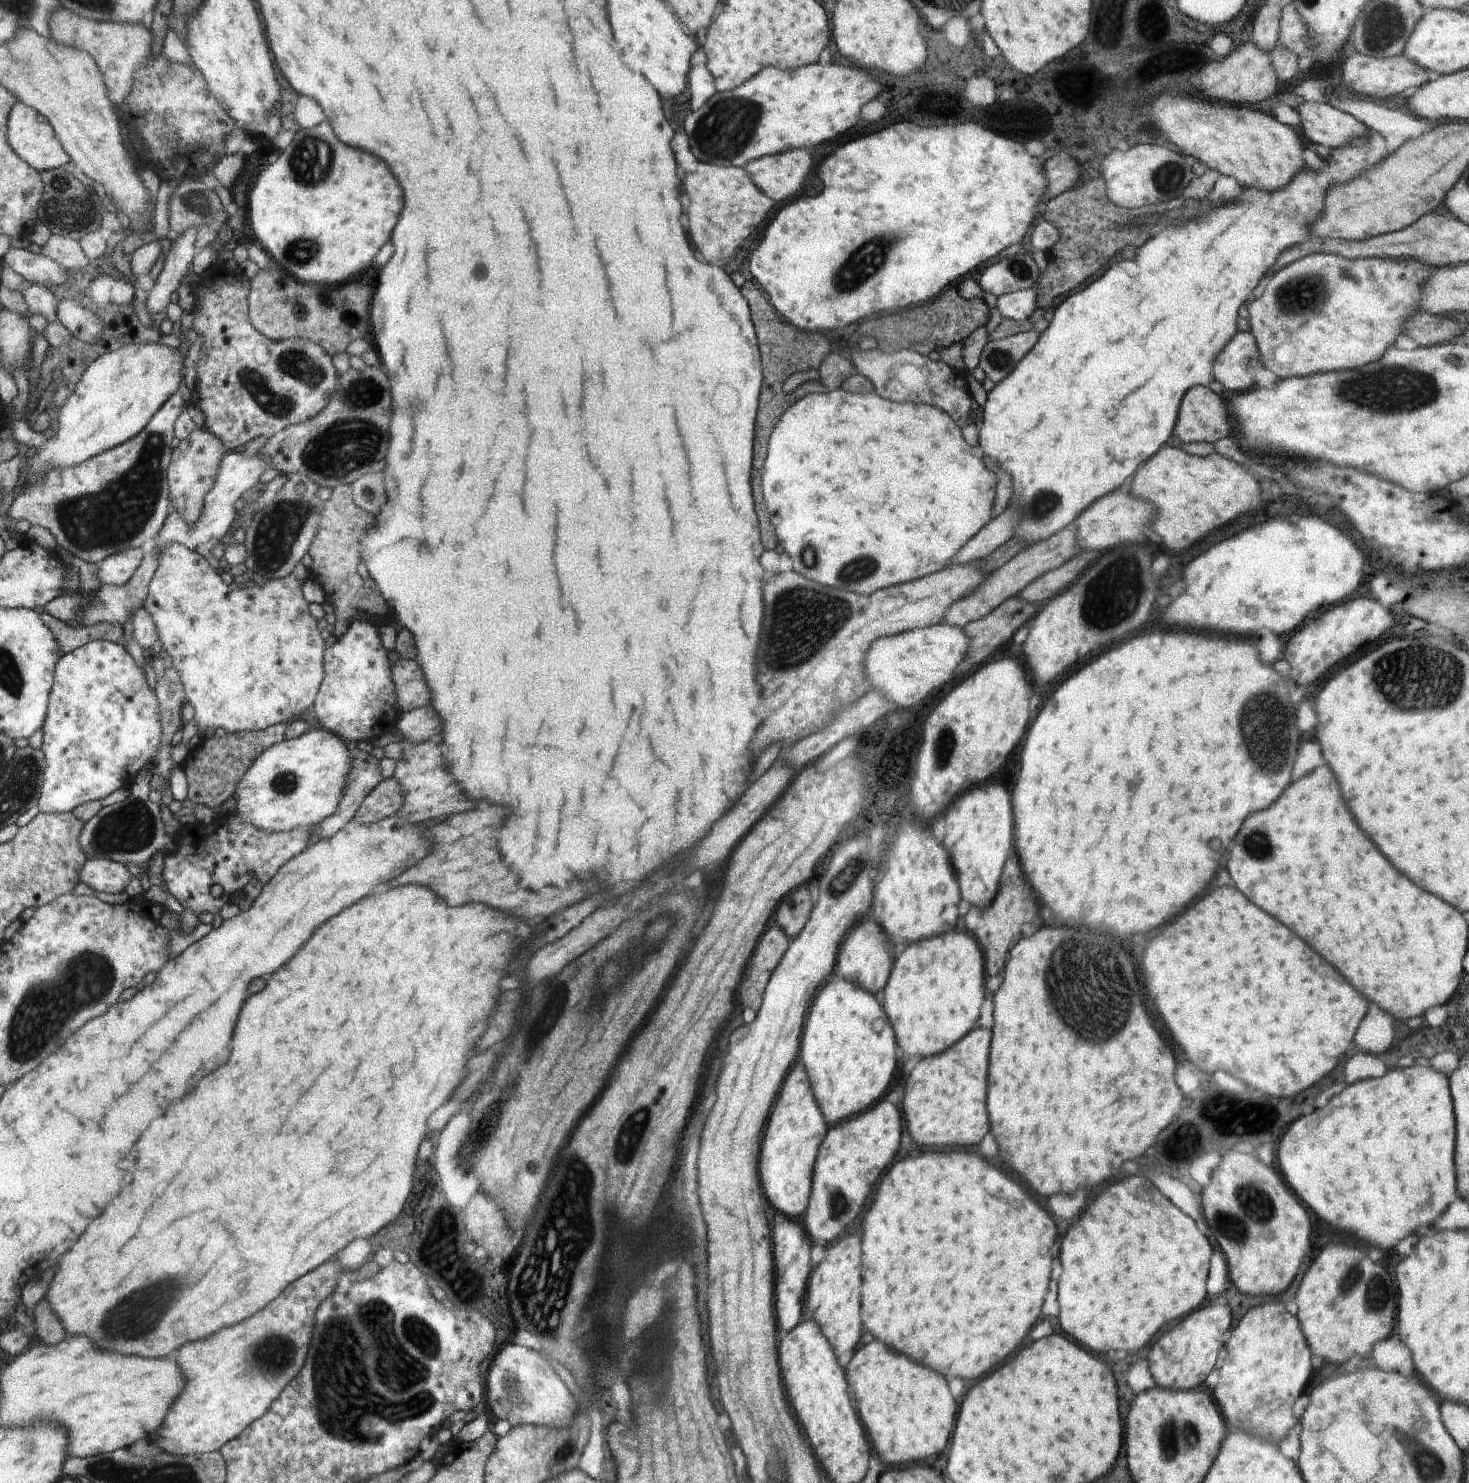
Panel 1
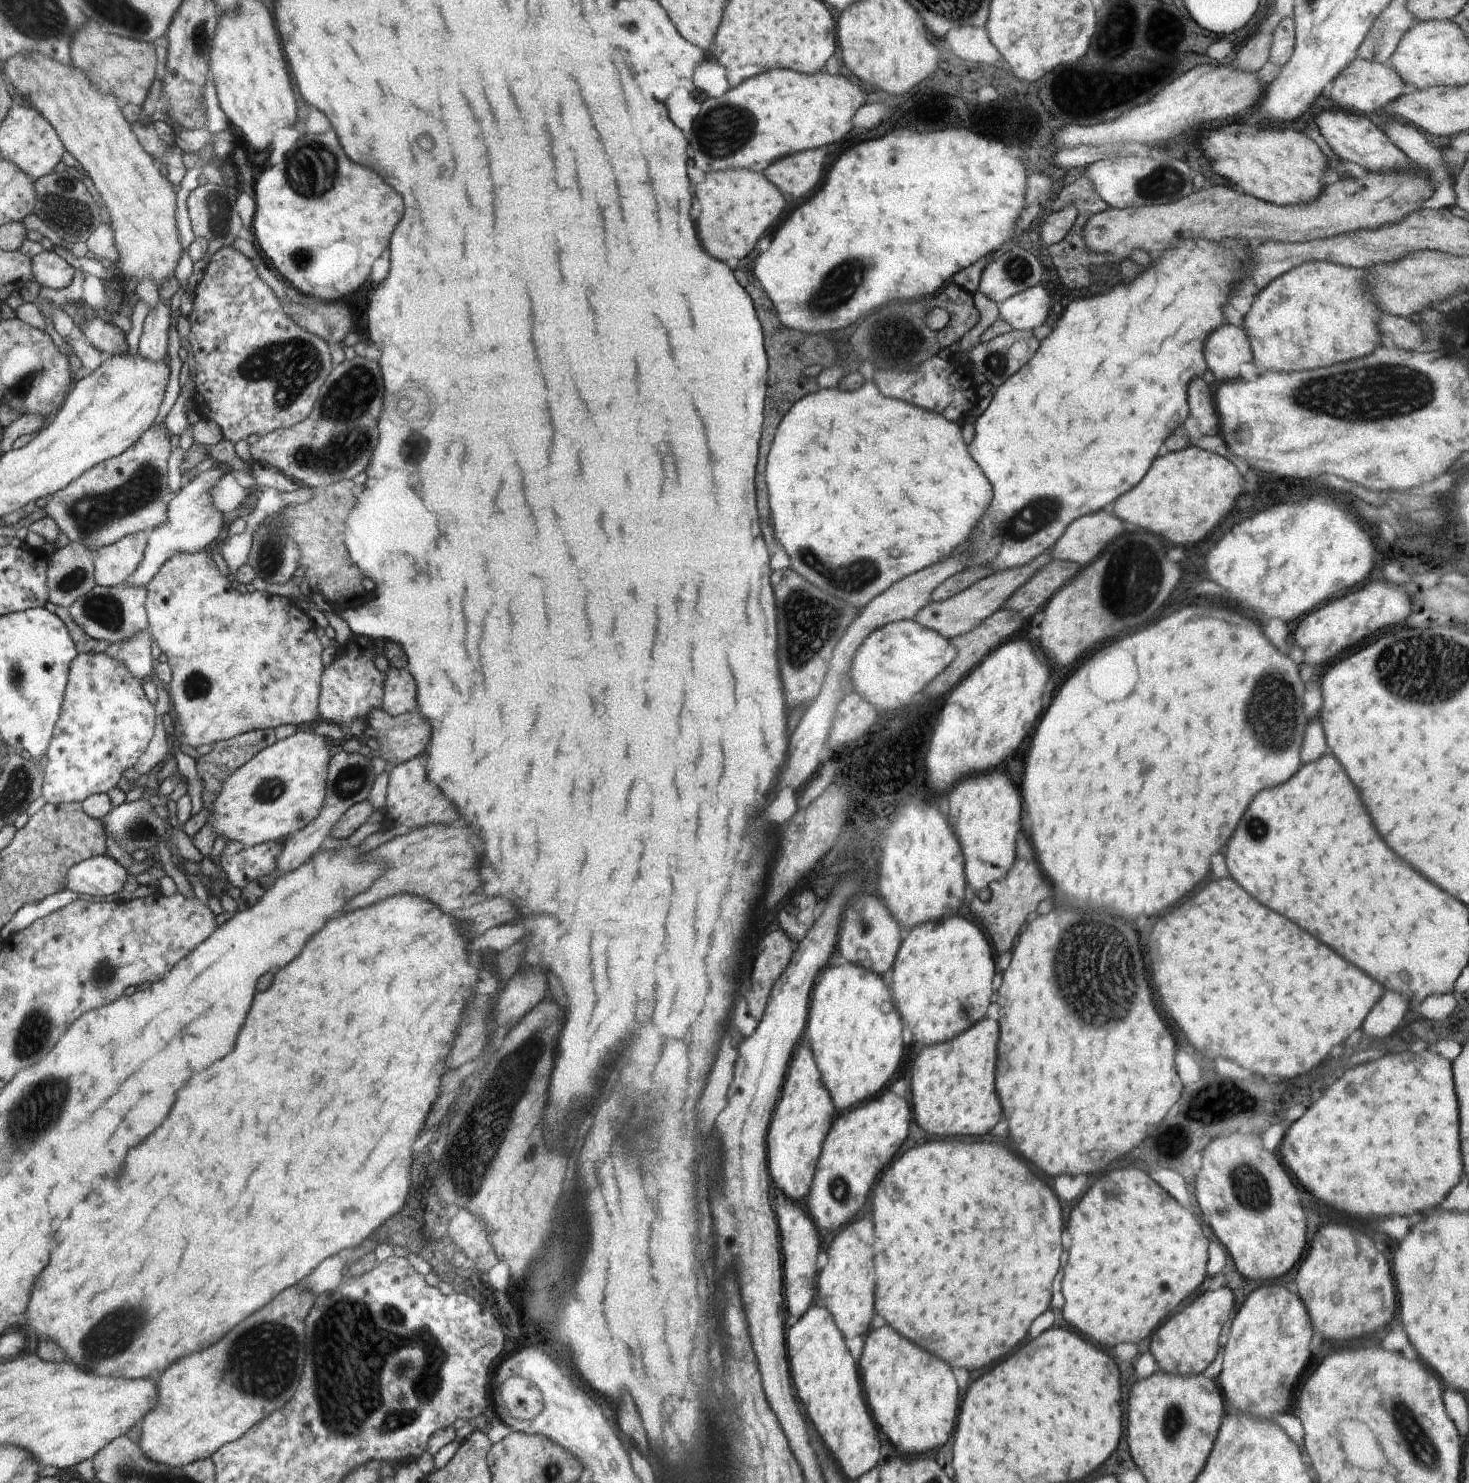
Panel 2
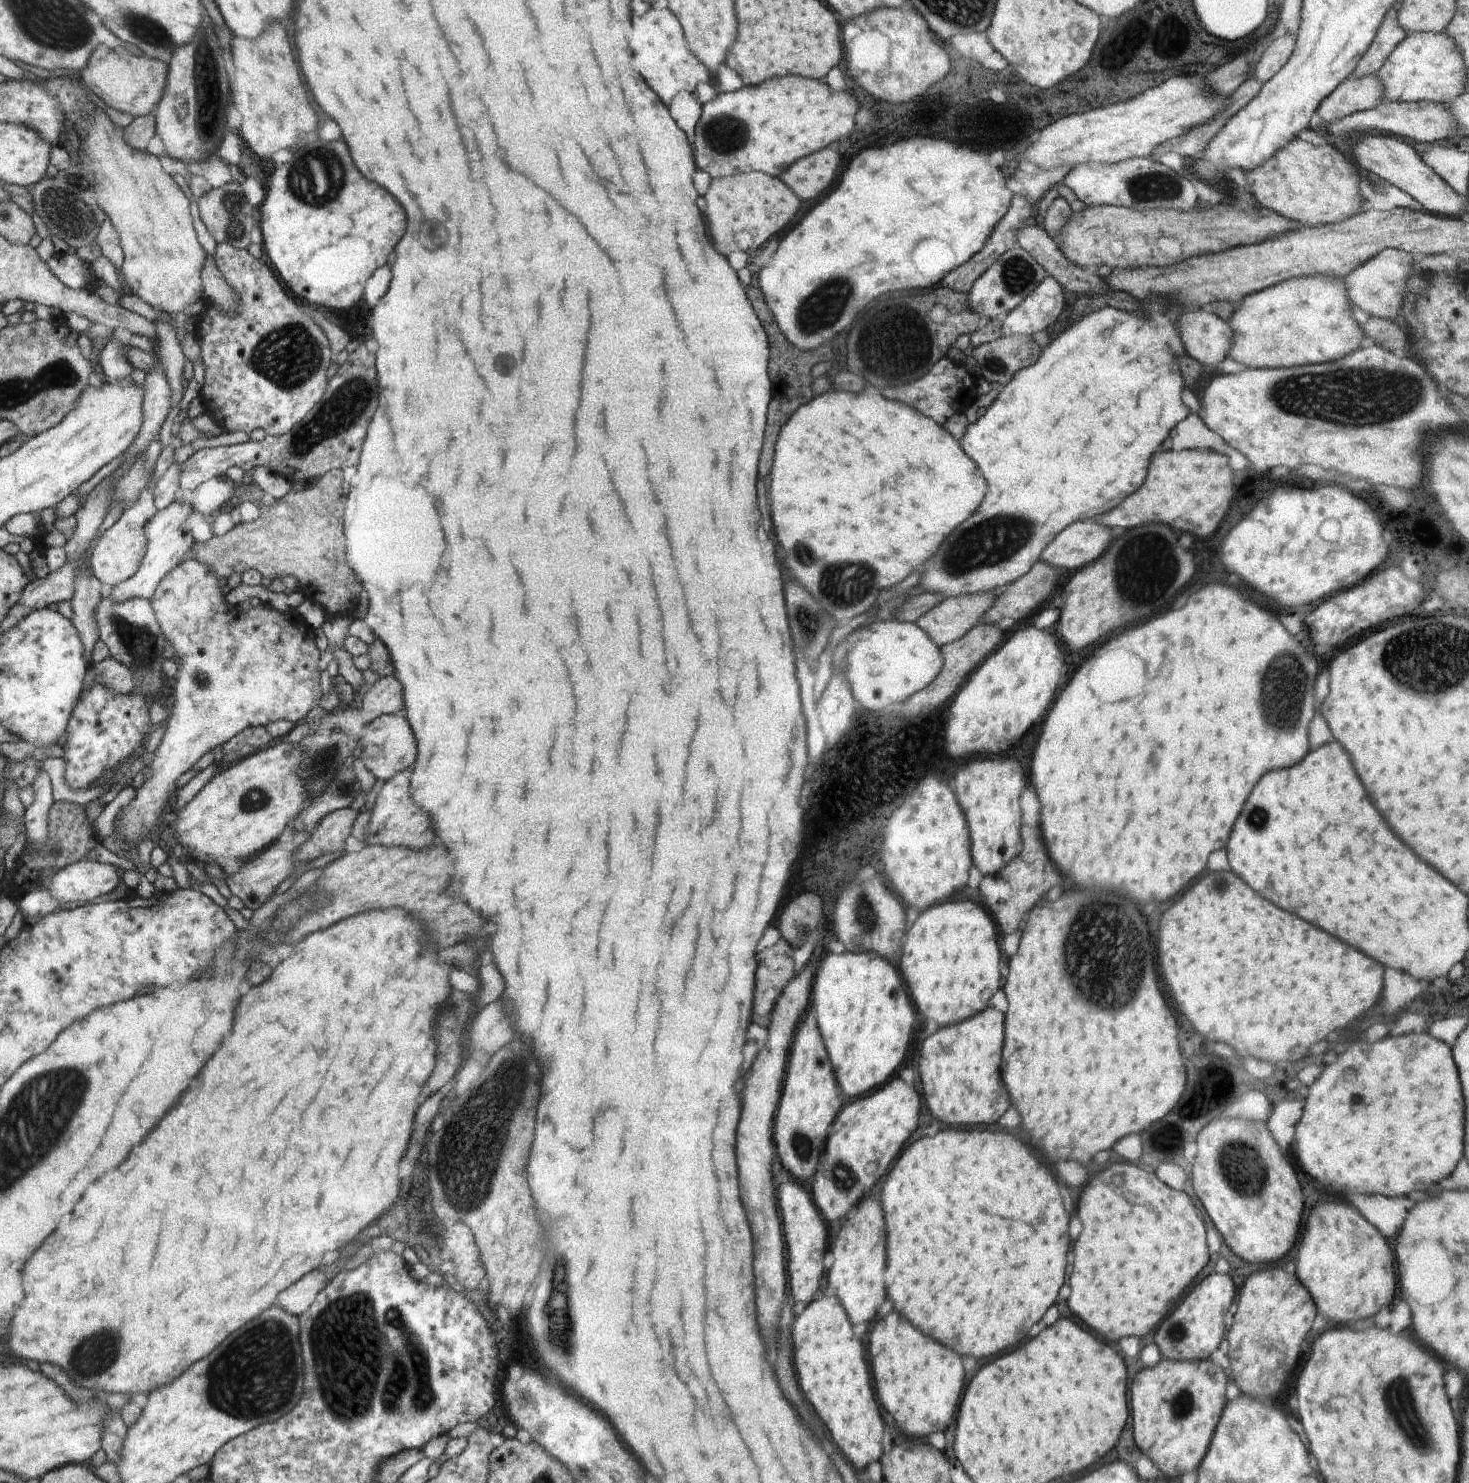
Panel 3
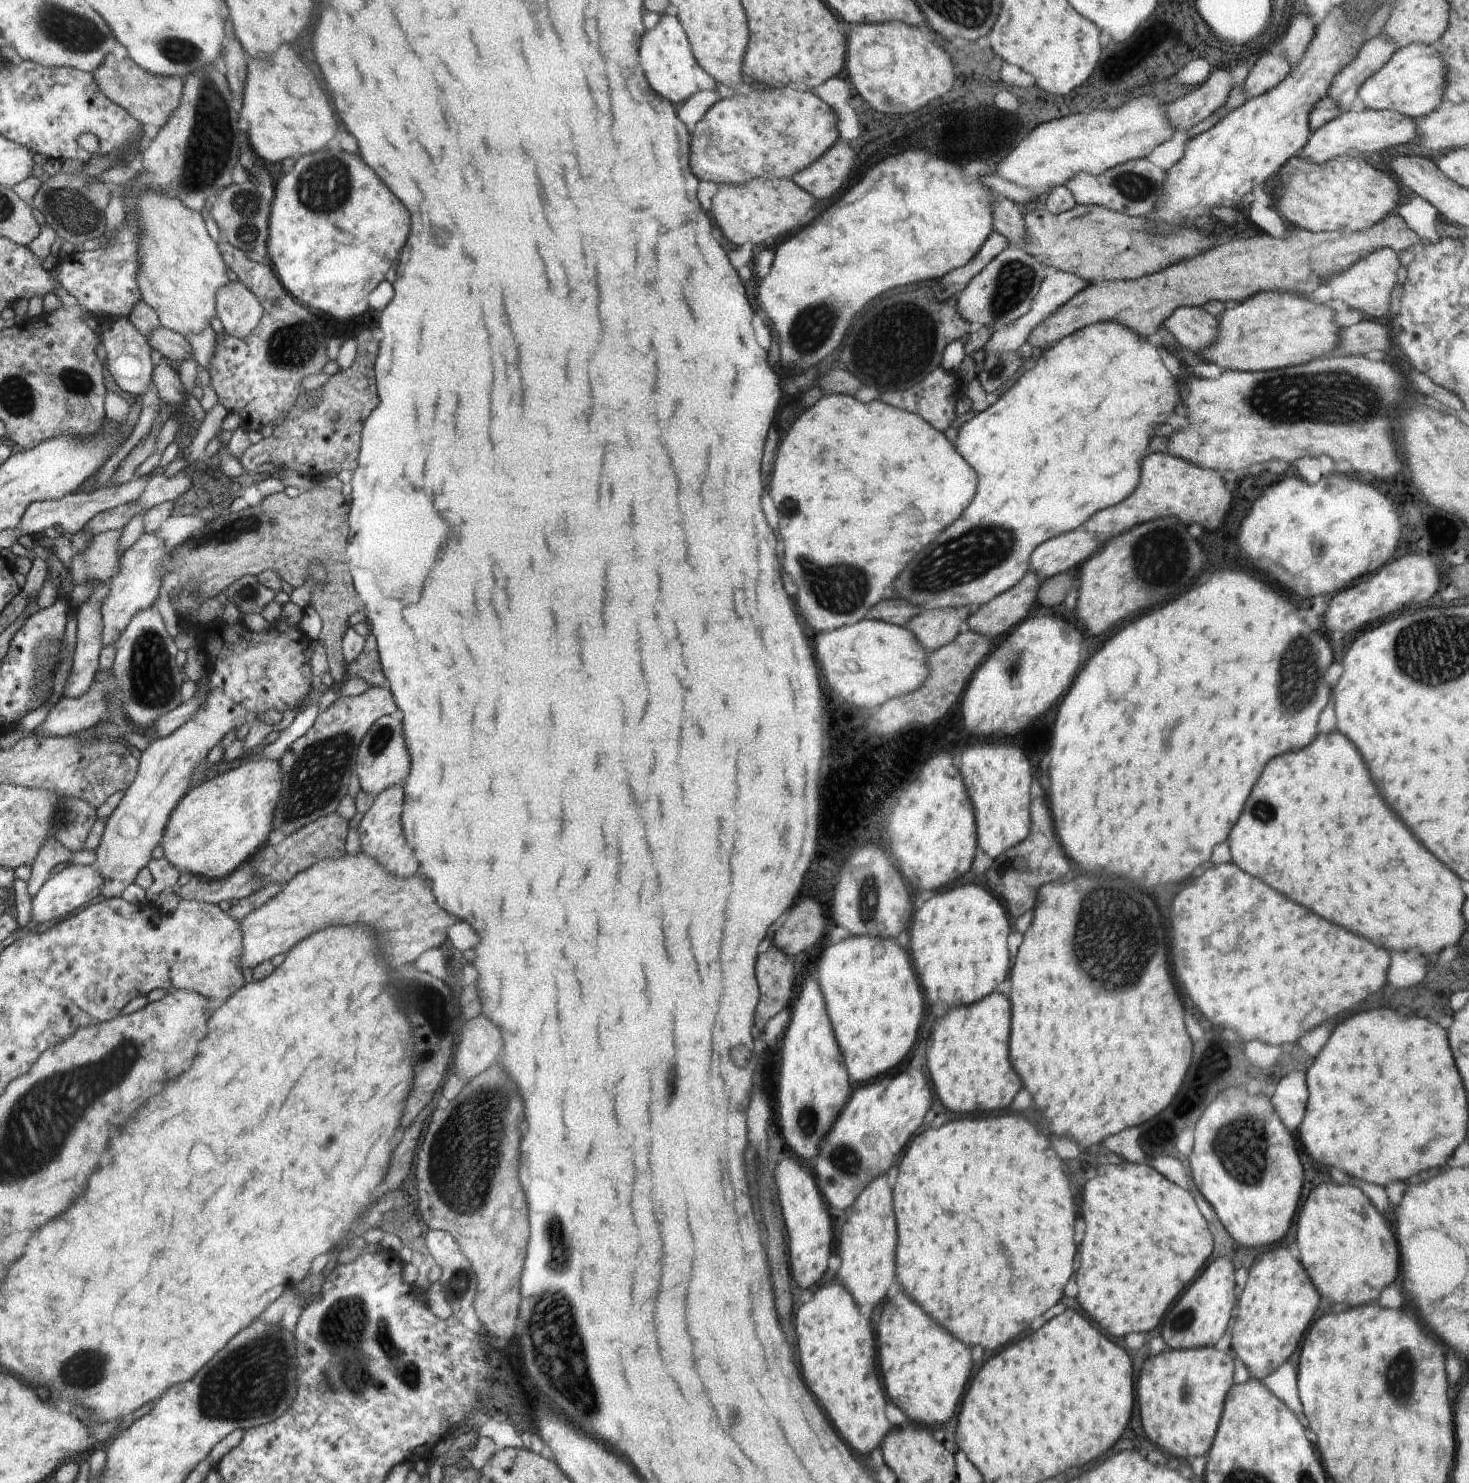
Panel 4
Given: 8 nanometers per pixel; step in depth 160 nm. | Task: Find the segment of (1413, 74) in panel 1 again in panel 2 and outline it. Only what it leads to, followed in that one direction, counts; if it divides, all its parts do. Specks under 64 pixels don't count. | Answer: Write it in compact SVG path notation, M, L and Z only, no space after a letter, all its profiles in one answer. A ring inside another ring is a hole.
M1356 56L1333 80L1333 85L1326 94L1333 100L1332 106L1334 107L1351 113L1368 114L1369 117L1373 117L1380 113L1388 102L1395 101L1397 98L1404 96L1404 94L1410 94L1415 90L1416 88L1412 85L1404 83L1399 74L1390 68L1388 64L1383 65Z

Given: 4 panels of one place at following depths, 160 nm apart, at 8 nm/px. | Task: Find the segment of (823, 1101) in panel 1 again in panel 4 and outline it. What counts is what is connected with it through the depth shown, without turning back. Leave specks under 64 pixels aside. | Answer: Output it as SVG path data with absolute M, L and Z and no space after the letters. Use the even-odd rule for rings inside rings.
M847 937L838 944L829 943L820 956L818 982L824 995L830 1024L843 1056L849 1080L860 1084L896 1068L918 1036L924 999L922 986L910 955L892 937Z

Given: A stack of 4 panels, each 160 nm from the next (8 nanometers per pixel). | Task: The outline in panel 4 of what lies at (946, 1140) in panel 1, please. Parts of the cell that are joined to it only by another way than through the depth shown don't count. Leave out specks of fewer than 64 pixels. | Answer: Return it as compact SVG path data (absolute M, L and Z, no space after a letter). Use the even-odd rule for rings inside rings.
M996 991L973 1005L950 1007L932 1026L926 1062L940 1102L956 1114L1008 1110L1022 1088L1008 1060L1012 1007L1009 997Z

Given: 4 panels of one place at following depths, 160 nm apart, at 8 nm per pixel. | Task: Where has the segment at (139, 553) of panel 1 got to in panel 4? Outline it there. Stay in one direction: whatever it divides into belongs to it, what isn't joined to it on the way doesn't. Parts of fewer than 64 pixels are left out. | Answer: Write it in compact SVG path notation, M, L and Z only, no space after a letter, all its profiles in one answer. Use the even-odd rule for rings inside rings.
M107 530L94 536L89 549L82 555L74 552L70 576L66 585L89 582L97 579L107 583L121 573L121 554L119 530ZM72 580L72 583L69 583Z

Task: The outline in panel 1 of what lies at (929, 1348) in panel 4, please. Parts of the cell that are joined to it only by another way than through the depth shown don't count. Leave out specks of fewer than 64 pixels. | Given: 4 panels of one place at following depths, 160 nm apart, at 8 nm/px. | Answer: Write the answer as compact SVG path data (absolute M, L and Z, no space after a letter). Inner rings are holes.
M870 1340L864 1346L859 1344L844 1372L851 1396L854 1392L854 1400L856 1400L854 1407L866 1430L866 1436L870 1436L882 1462L896 1465L918 1462L924 1458L930 1461L939 1461L942 1458L940 1454L944 1454L950 1445L950 1434L954 1428L957 1407L950 1387L938 1372L914 1364L904 1354L898 1354L894 1348L880 1344L876 1340Z

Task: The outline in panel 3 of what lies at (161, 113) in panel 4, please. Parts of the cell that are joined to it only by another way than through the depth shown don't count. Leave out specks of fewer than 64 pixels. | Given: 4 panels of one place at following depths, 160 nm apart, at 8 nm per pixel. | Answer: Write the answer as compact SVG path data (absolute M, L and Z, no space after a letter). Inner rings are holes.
M102 45L90 56L90 61L84 69L80 69L80 76L84 86L100 104L127 112L134 117L150 114L156 102L162 100L166 93L170 66L150 55L134 56L134 53L118 53L109 46Z

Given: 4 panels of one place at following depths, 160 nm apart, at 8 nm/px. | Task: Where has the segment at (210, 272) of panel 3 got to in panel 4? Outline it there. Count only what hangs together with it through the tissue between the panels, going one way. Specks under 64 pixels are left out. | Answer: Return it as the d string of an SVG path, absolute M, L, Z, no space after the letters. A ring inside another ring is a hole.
M230 281L216 294L218 320L223 330L243 339L262 318L262 305L240 281Z

